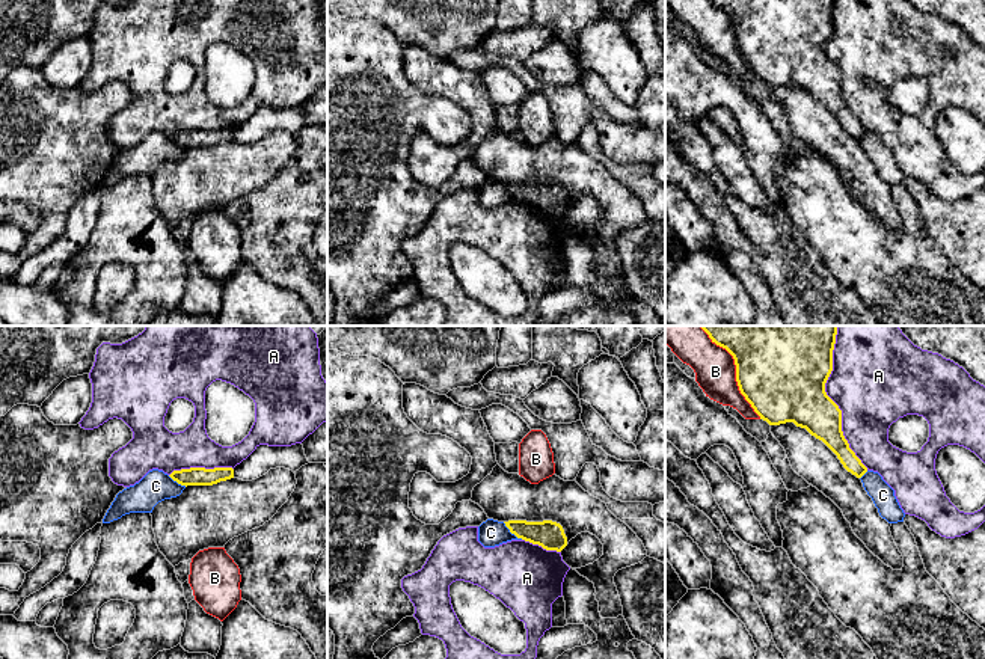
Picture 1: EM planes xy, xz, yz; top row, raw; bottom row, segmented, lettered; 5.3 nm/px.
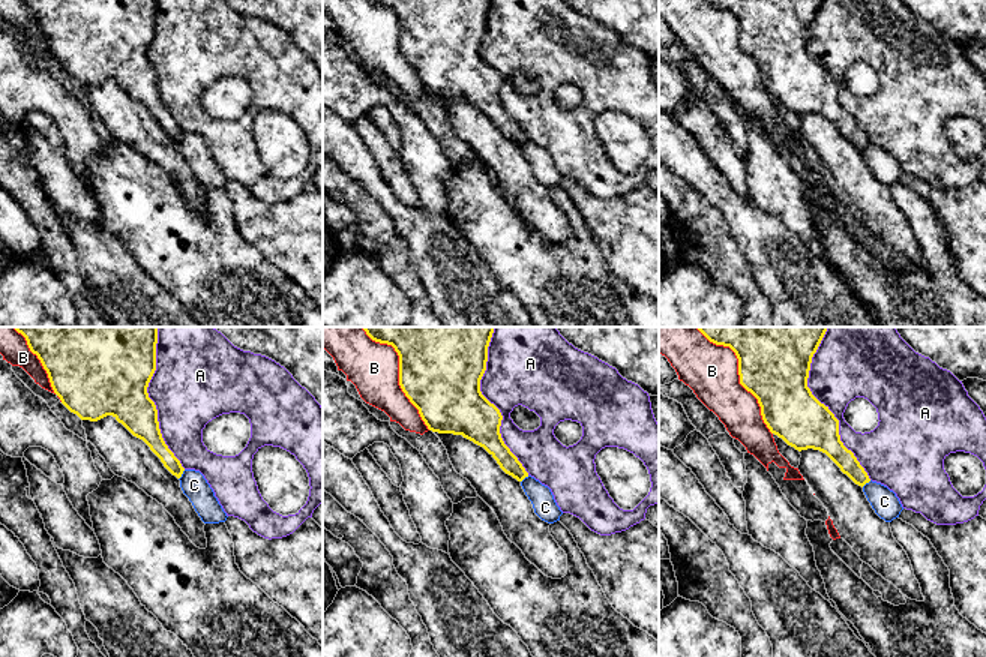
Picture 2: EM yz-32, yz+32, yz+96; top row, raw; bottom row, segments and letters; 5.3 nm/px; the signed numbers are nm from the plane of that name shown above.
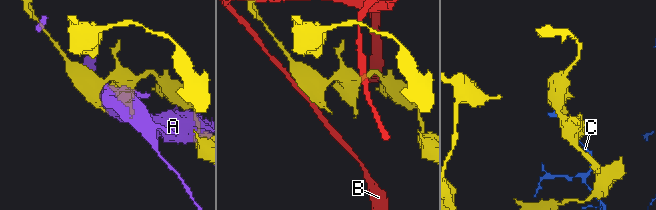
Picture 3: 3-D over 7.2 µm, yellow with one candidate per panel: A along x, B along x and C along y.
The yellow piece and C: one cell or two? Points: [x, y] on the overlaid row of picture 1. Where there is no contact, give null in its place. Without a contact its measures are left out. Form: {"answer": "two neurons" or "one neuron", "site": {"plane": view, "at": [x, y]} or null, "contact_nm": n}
{"answer": "two neurons", "site": {"plane": "xz", "at": [512, 533]}, "contact_nm": 140}

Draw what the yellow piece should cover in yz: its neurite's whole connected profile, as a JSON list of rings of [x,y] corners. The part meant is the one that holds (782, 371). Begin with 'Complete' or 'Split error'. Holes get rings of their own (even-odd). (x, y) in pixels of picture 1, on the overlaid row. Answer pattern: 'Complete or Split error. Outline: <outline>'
Complete. Outline: [[[700,326],[717,345],[735,359],[741,394],[769,425],[793,422],[822,440],[843,467],[861,478],[867,467],[849,448],[842,431],[842,410],[827,395],[839,326]]]

